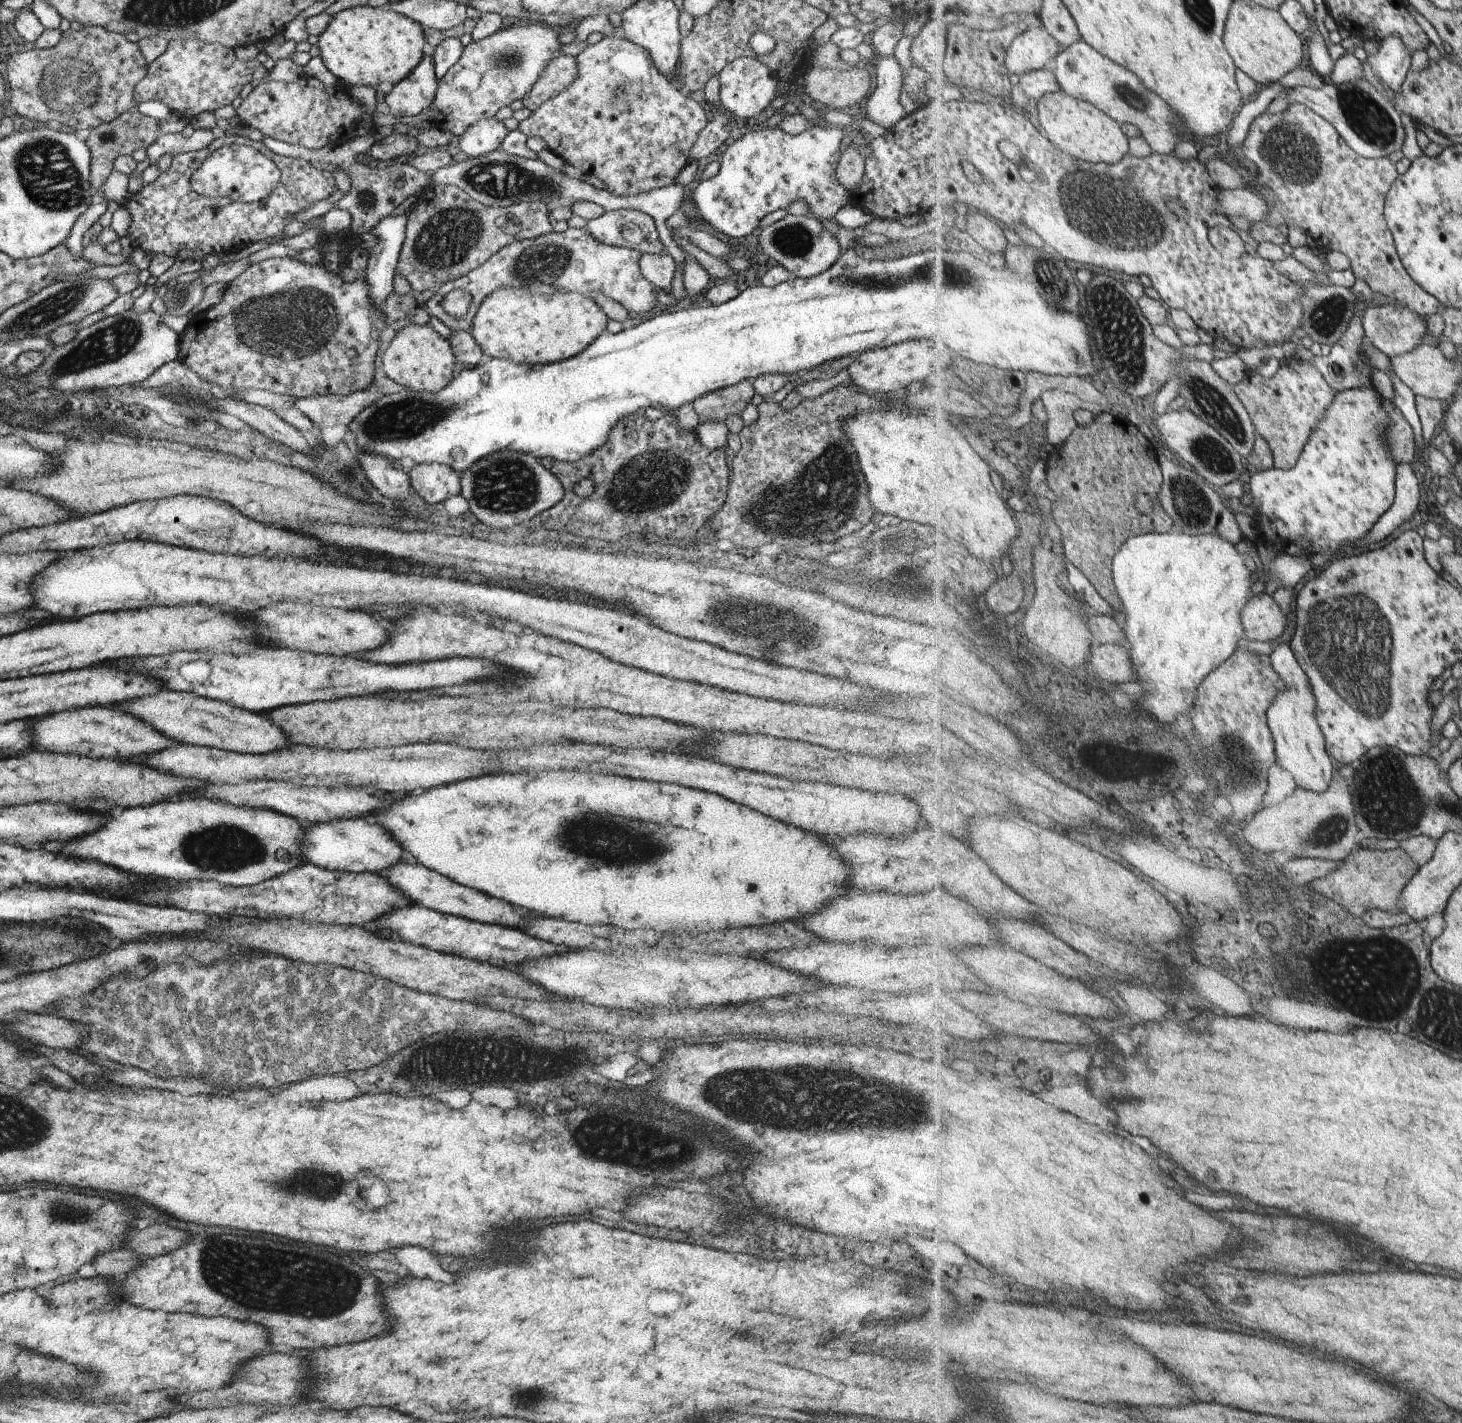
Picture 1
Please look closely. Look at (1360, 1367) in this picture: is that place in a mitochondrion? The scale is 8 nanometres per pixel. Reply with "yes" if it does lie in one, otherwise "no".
no

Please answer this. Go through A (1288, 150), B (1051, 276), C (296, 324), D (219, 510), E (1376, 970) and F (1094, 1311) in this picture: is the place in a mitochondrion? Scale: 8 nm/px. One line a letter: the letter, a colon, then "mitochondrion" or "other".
A: mitochondrion
B: mitochondrion
C: mitochondrion
D: other
E: mitochondrion
F: other

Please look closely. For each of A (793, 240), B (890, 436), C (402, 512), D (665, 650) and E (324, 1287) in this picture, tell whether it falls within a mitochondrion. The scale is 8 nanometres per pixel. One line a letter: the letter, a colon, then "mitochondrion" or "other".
A: mitochondrion
B: other
C: other
D: other
E: mitochondrion

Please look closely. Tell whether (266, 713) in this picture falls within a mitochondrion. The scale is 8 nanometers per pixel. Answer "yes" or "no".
no

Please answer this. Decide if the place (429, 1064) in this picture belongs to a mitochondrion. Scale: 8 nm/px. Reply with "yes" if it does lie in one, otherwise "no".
yes

